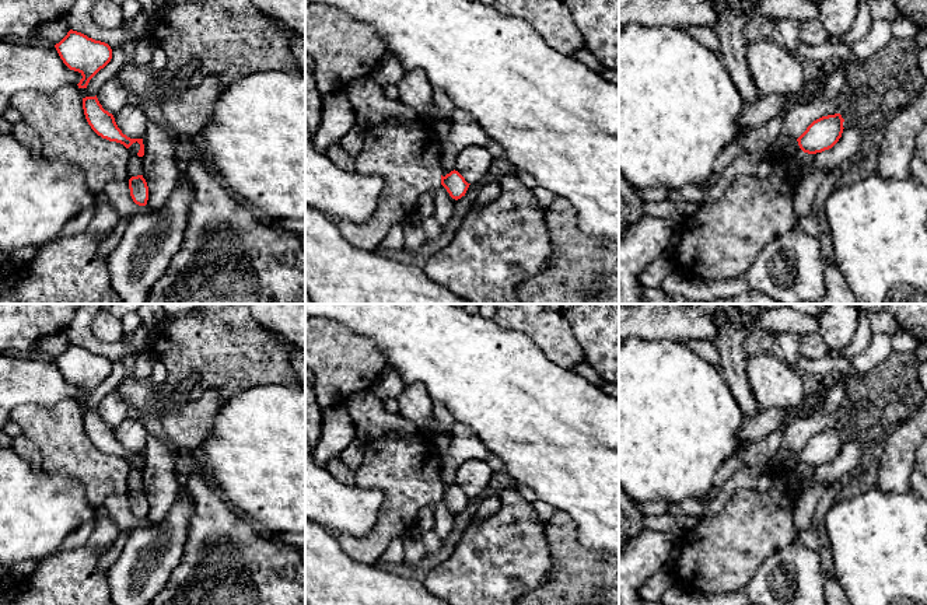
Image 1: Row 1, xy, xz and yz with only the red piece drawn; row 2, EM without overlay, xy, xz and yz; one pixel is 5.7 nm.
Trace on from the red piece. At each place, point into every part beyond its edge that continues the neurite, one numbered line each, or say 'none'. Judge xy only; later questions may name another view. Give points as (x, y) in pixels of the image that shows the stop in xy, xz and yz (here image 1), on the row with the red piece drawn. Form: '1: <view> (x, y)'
none

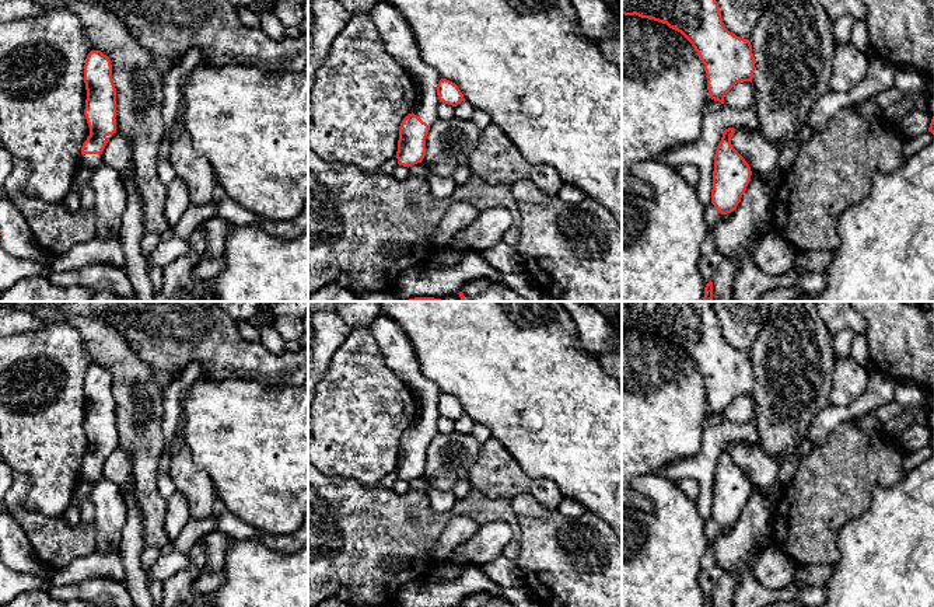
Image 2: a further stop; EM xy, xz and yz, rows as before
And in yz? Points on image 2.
1: yz (717, 117)

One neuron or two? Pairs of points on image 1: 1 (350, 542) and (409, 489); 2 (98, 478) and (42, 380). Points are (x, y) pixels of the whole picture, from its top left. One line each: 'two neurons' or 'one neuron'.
1: one neuron
2: two neurons

